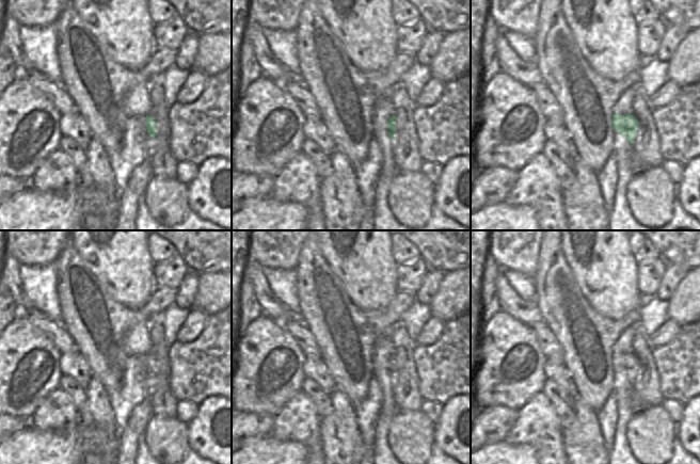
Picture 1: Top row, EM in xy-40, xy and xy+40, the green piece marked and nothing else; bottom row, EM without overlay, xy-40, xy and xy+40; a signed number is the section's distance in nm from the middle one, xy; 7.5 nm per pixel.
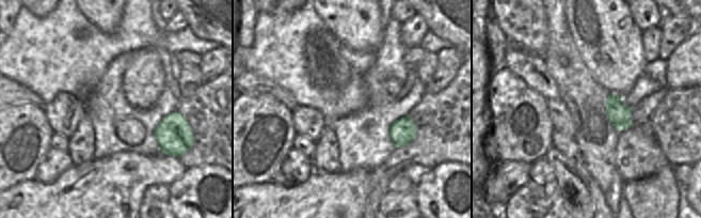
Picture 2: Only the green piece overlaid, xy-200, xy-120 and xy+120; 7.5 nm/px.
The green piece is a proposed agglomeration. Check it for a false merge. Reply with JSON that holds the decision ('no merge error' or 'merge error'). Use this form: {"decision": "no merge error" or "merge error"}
{"decision": "no merge error"}

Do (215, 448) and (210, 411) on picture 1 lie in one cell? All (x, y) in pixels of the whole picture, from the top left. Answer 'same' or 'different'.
same

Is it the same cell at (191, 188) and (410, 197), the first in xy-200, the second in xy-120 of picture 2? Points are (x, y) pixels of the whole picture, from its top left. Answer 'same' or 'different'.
different

